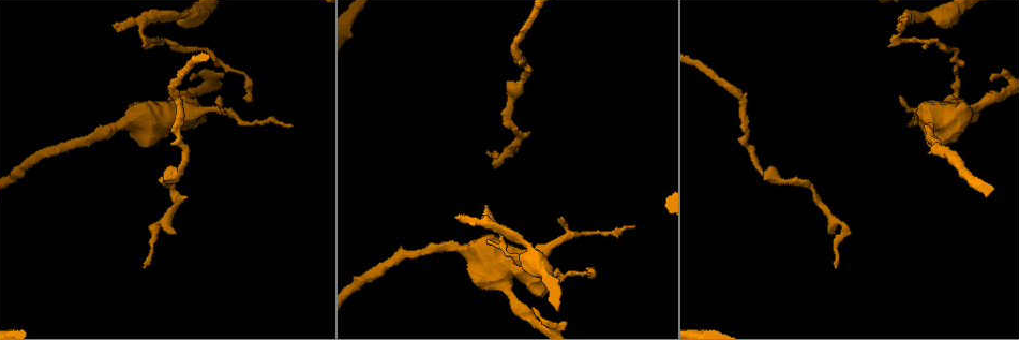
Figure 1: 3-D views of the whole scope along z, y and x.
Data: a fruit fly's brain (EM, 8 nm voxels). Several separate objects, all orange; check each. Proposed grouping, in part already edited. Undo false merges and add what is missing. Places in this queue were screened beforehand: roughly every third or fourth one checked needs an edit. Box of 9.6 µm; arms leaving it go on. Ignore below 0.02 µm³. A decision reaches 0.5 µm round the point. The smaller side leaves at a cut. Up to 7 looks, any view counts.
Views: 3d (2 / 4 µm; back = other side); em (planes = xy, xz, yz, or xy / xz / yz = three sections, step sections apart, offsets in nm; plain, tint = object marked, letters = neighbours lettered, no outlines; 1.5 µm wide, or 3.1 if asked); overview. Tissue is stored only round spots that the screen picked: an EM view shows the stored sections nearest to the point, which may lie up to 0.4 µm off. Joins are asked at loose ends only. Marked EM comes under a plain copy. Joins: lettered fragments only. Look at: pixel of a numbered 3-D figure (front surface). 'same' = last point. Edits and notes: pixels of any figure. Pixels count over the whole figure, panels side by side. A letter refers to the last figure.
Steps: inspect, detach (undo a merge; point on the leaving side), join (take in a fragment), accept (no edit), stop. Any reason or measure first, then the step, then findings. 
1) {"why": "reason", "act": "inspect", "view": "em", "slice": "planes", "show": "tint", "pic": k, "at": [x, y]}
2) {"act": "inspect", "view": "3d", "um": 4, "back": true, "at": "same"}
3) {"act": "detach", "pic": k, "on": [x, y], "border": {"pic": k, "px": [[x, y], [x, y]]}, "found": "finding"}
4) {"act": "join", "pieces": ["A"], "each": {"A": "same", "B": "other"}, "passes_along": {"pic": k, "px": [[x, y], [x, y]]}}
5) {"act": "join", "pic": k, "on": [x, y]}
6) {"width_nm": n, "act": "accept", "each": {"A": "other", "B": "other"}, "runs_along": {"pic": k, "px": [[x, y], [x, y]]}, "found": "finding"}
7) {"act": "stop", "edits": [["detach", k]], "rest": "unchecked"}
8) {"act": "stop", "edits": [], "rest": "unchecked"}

{"why": "an open end", "act": "inspect", "view": "3d", "um": 4, "pic": 1, "at": [113, 24]}

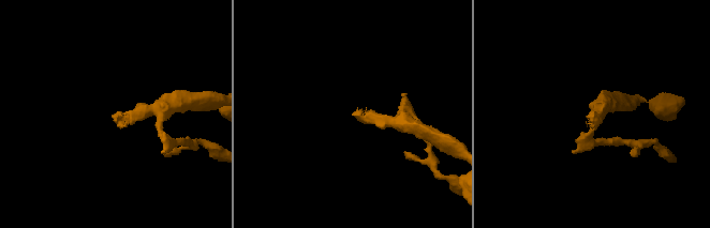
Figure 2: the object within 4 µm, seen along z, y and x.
{"why": "now the EM", "act": "inspect", "view": "em", "slice": "xz", "step": 4, "show": "tint", "pic": 2, "at": [113, 115]}

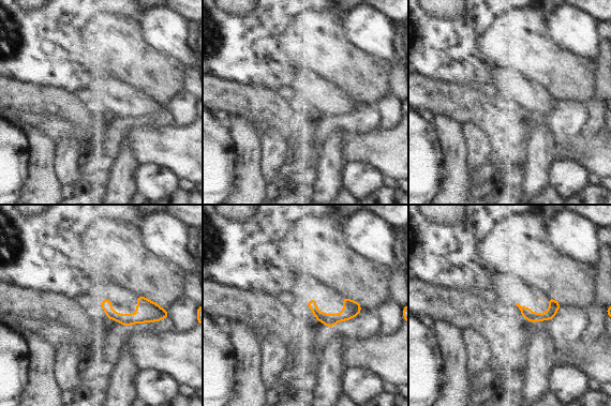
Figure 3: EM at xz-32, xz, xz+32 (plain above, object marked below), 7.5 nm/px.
{"why": "another direction", "act": "inspect", "view": "em", "slice": "planes", "show": "letters", "at": "same"}

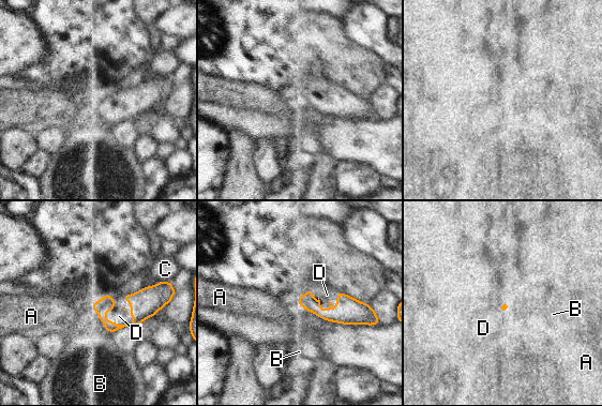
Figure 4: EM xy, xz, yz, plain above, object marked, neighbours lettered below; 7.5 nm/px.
{"act": "join", "pieces": ["D"], "each": {"A": "other", "B": "other", "C": "other", "D": "same"}, "found": "it goes on there"}

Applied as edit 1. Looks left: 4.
{"why": "thick end", "act": "inspect", "view": "em", "slice": "xz", "step": 8, "show": "letters", "pic": 1, "at": [147, 107]}

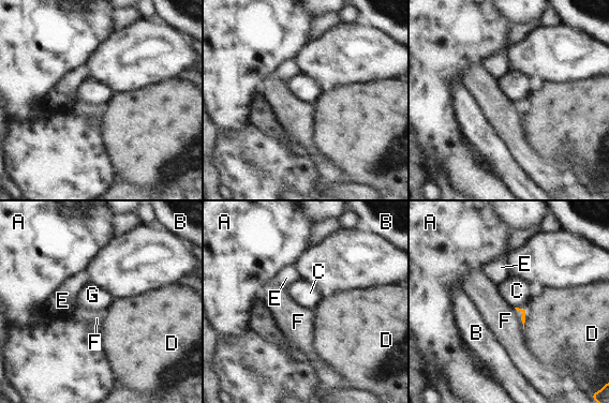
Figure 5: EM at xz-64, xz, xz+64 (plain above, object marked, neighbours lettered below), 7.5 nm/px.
{"why": "another direction", "act": "inspect", "view": "em", "slice": "planes", "show": "letters", "at": "same"}

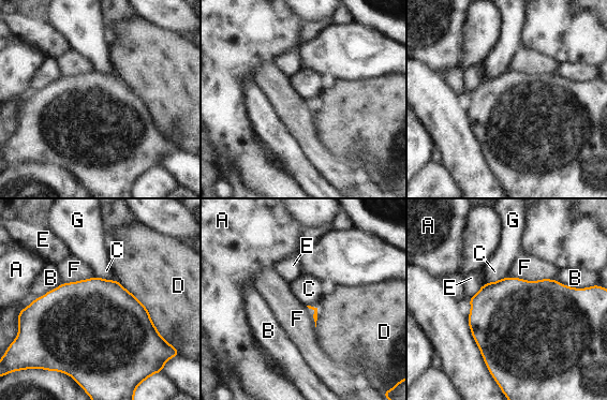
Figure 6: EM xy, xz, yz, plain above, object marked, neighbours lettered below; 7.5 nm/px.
{"act": "accept", "each": {"A": "other", "B": "other", "C": "other", "D": "other", "E": "other", "F": "other", "G": "other"}, "border": {"pic": 6, "px": [[94, 276], [101, 279], [117, 281]]}, "found": "no lettered fragment goes on from it"}

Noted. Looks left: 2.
{"why": "an open end", "act": "inspect", "view": "em", "slice": "planes", "show": "letters", "pic": 1, "at": [291, 126]}

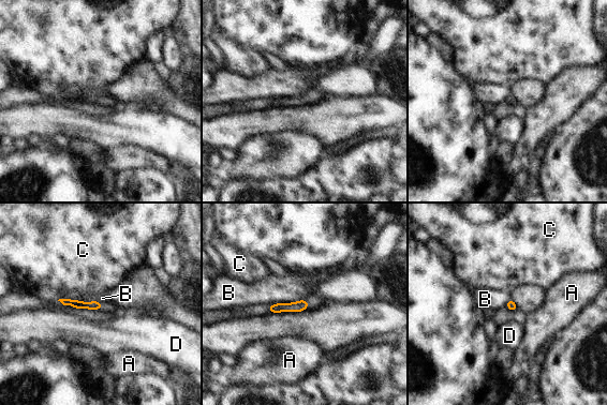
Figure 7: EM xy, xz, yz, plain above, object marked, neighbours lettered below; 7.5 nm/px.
{"act": "accept", "each": {"A": "other", "B": "other", "C": "other", "D": "other"}, "found": "none of them fits"}

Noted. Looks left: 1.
{"act": "stop", "edits": [["join", 4]], "rest": "unchecked"}

